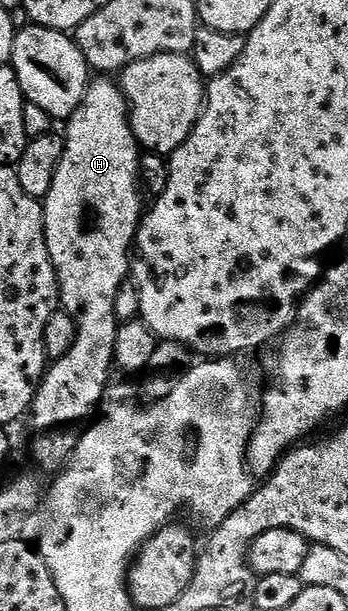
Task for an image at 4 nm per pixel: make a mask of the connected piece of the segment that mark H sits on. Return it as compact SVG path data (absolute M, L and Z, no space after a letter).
M95 80L88 84L77 111L66 118L67 133L63 137L61 163L53 175L53 187L49 187L46 197L41 201L45 239L59 280L59 299L76 328L73 347L44 372L39 390L35 393L35 401L29 410L29 422L35 432L31 437L31 457L50 475L58 474L67 464L79 442L81 426L92 420L104 400L103 392L107 389L107 376L113 370L115 340L120 327L120 322L115 319L117 291L132 272L131 249L133 253L141 218L145 213L145 205L143 209L143 201L139 198L141 146L131 130L127 101L123 97L122 88L116 82L115 85L111 82L114 80Z

